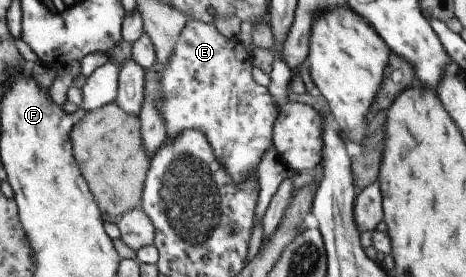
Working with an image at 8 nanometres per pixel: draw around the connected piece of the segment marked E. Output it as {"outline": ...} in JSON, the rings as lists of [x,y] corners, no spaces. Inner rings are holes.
{"outline":[[[187,19],[185,25],[181,28],[180,34],[175,40],[175,45],[173,45],[173,51],[171,51],[171,55],[169,55],[167,65],[164,65],[162,68],[158,67],[159,73],[157,73],[157,77],[159,77],[159,97],[161,97],[159,113],[161,113],[163,123],[165,123],[166,137],[169,137],[169,139],[175,139],[175,137],[177,137],[183,129],[195,129],[195,131],[199,131],[199,133],[207,139],[207,143],[211,145],[211,151],[213,151],[213,157],[215,157],[217,163],[219,163],[219,165],[227,171],[229,179],[231,179],[237,187],[239,187],[239,185],[241,185],[247,177],[251,177],[253,173],[256,173],[257,165],[259,165],[259,161],[261,161],[263,153],[265,153],[267,149],[271,149],[272,123],[278,110],[278,107],[275,103],[273,103],[273,99],[271,99],[271,95],[269,95],[267,88],[265,86],[258,85],[253,80],[253,77],[251,77],[251,68],[250,54],[243,49],[243,45],[239,43],[236,36],[227,39],[227,37],[223,37],[223,35],[217,31],[212,23],[201,23],[201,21]]]}

